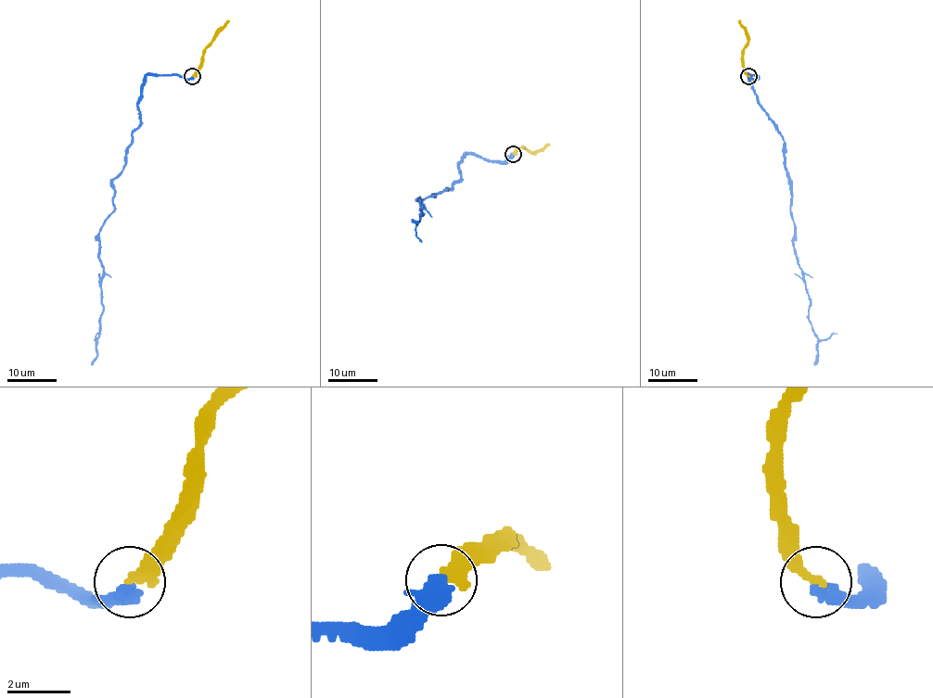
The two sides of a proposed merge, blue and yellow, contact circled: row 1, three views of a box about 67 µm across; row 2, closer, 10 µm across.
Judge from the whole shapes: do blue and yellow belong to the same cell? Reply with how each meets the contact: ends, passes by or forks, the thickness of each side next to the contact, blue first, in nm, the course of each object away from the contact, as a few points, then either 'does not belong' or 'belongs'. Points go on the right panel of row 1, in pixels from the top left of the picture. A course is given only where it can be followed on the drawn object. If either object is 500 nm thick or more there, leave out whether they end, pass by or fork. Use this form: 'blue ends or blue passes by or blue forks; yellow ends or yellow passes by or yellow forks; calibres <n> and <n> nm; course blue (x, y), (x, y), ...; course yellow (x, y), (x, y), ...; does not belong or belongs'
calibres 550 and 400 nm; course blue (748, 77), (756, 76), (748, 74), (759, 106), (784, 140), (793, 249), (818, 338), (814, 364); course yellow (748, 76), (743, 66), (743, 50), (747, 41), (747, 32), (739, 20); belongs

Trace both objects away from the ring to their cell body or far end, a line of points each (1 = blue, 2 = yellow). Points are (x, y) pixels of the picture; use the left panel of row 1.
1: (192, 77), (145, 78), (140, 125), (126, 165), (113, 181), (114, 211), (100, 229), (103, 312), (91, 364)
2: (192, 76), (199, 66), (203, 50), (229, 20)

